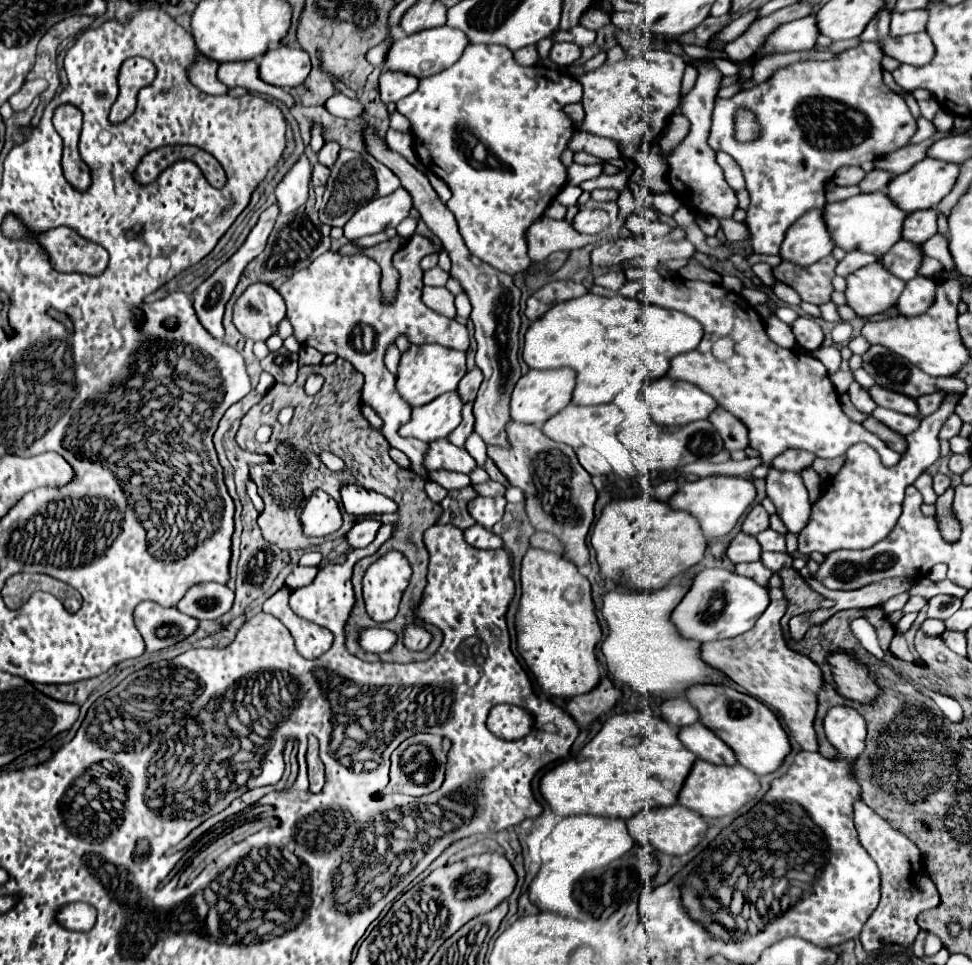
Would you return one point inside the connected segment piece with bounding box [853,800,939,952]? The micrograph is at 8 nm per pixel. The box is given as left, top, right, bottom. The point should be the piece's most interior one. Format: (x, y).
(906, 890)

